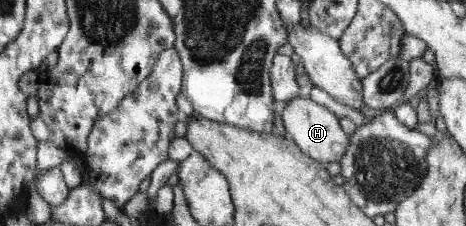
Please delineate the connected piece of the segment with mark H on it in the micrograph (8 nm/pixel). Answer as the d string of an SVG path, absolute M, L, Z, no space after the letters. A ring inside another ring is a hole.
M308 96L289 99L284 105L281 115L287 136L297 145L305 155L320 160L322 164L340 161L351 146L351 138L341 127L337 116L325 106L313 101Z

